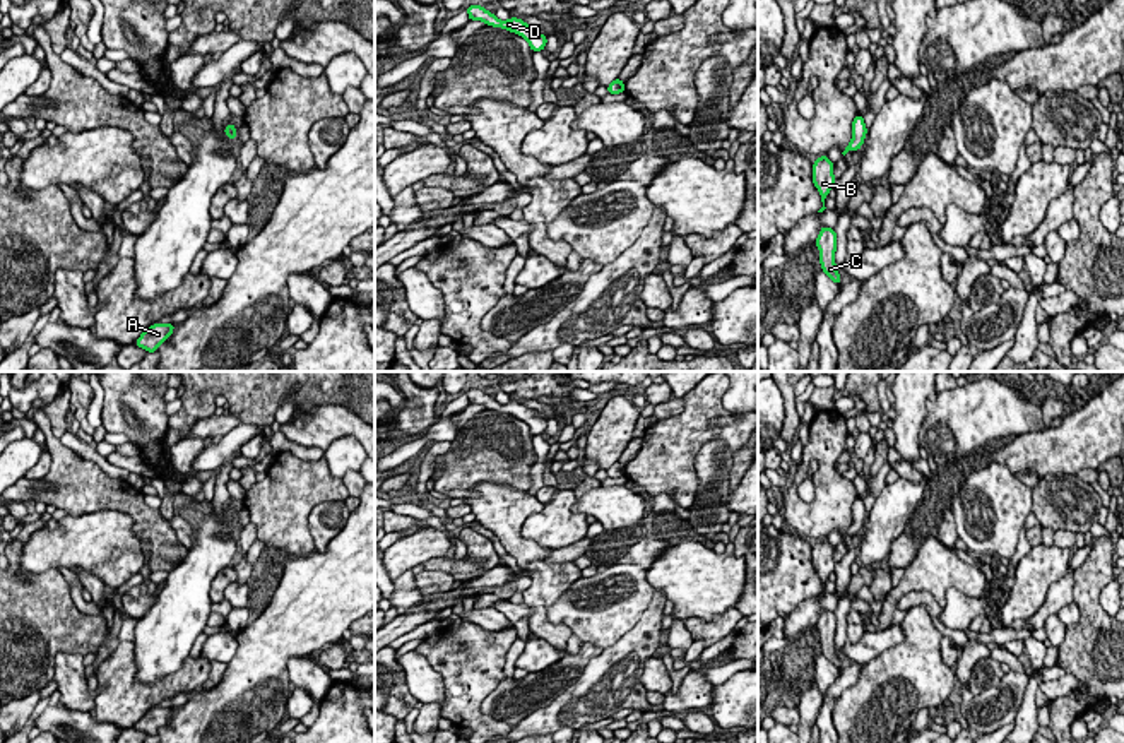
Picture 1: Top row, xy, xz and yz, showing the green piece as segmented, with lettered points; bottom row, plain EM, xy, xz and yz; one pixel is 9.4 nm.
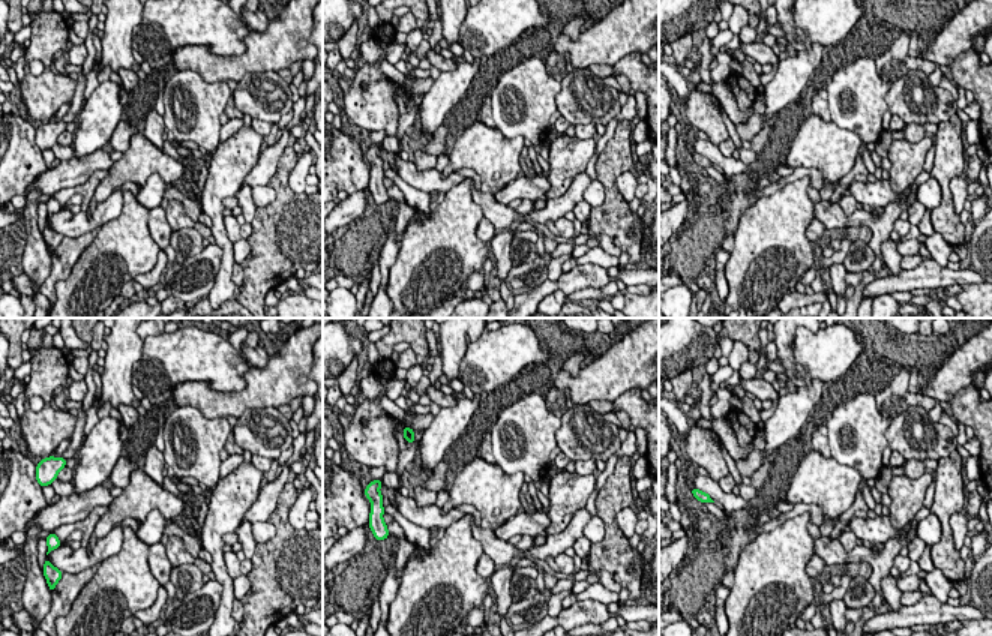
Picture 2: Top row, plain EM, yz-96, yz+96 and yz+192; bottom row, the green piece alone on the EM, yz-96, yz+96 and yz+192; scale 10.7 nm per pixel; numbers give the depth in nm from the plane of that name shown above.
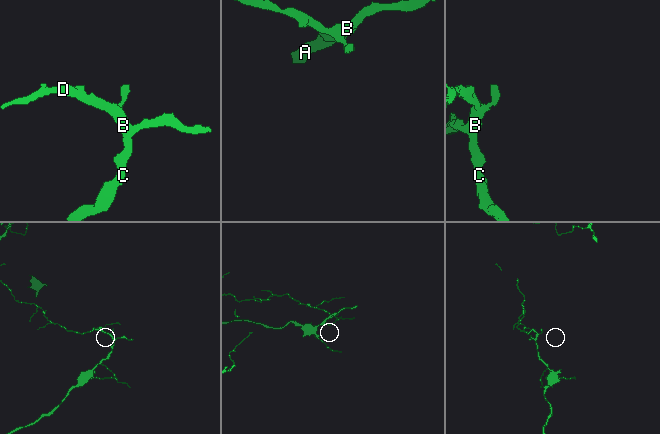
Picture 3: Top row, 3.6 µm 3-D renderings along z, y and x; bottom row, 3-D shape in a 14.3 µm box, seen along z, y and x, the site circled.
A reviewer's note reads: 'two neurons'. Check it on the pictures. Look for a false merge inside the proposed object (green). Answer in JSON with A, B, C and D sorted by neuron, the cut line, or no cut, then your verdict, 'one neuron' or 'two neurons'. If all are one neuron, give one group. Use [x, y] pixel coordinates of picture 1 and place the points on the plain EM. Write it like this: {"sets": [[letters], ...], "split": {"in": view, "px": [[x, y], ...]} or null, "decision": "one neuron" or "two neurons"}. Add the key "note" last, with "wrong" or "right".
{"sets": [["A", "B", "C", "D"]], "split": null, "decision": "one neuron", "note": "wrong"}

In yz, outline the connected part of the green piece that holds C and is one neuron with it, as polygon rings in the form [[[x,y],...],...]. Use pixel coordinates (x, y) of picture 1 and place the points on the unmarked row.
[[[823,609],[819,613],[819,618],[814,625],[814,628],[819,632],[819,647],[821,654],[835,666],[840,668],[842,661],[837,656],[835,649],[835,633],[837,633],[837,616],[833,611]]]

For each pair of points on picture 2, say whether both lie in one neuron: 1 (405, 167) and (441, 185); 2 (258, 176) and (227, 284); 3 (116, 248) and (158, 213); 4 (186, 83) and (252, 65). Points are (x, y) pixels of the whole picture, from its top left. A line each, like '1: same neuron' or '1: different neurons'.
1: same neuron
2: different neurons
3: different neurons
4: different neurons

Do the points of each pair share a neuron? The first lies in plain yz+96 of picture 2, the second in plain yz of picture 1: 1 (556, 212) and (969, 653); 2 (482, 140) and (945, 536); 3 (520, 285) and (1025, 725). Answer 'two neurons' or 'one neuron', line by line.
1: two neurons
2: two neurons
3: two neurons

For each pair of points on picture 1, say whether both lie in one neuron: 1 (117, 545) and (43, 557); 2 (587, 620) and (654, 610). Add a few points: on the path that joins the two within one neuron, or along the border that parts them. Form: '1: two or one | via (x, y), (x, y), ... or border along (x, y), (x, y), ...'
1: one | via (98, 545), (70, 545), (62, 548)
2: two | border along (656, 589), (640, 620), (616, 642)

